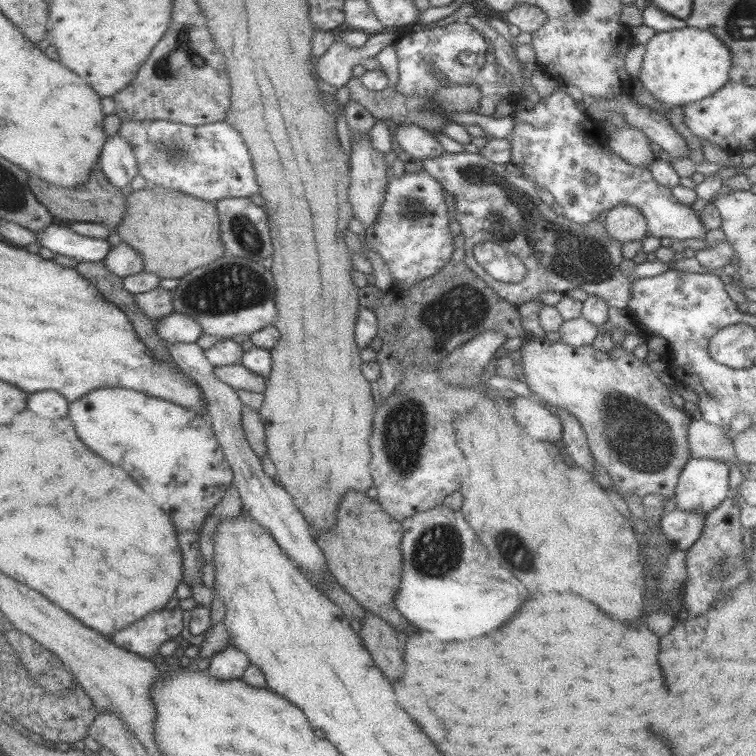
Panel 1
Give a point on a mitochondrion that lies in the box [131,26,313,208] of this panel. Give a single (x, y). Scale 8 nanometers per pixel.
(184, 55)

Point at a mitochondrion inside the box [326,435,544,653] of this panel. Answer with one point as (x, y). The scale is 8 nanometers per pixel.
(437, 552)

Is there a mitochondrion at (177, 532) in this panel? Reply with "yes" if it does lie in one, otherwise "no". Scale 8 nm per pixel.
no

